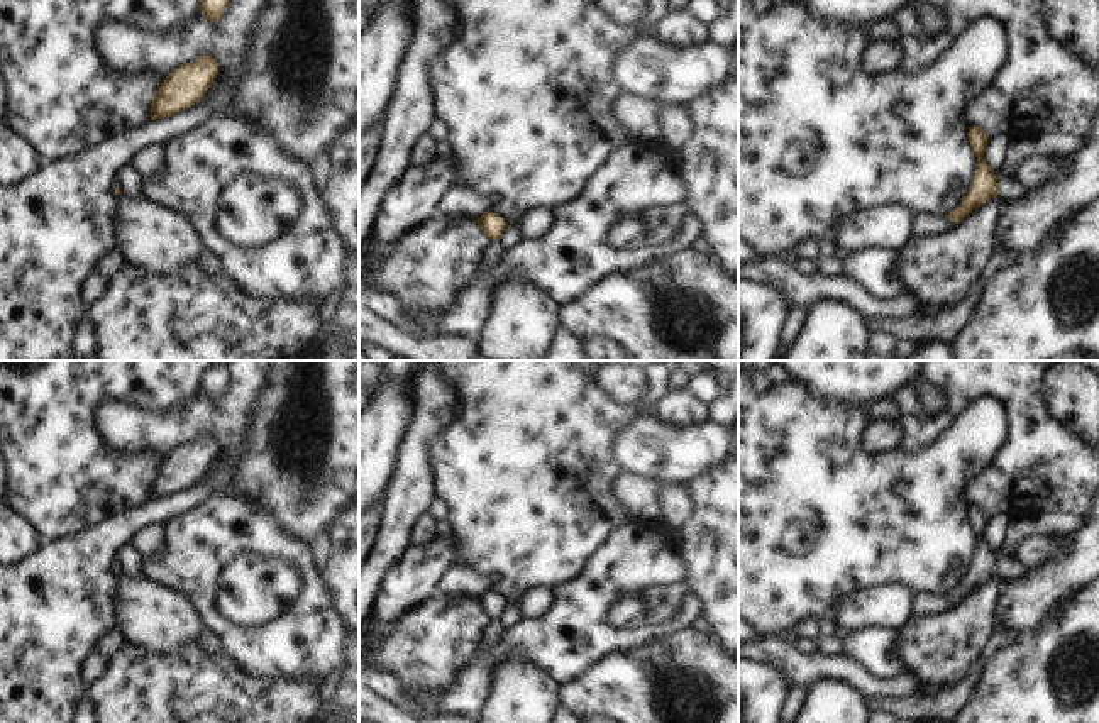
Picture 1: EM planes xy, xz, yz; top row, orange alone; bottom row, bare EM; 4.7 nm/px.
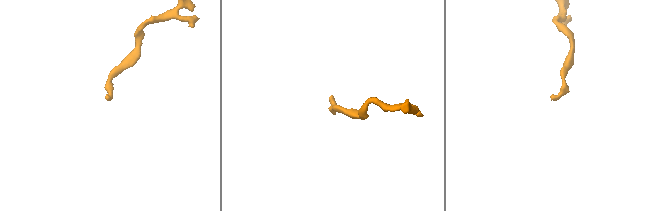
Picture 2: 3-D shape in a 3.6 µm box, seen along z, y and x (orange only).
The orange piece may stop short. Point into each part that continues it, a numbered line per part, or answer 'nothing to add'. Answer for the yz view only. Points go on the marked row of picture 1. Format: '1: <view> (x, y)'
1: yz (1010, 188)

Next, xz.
1: xz (491, 254)

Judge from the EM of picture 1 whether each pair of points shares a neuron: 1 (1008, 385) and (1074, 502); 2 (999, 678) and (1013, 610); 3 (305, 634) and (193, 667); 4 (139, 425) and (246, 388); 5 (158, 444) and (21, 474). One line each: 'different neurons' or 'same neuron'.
1: same neuron
2: different neurons
3: different neurons
4: same neuron
5: different neurons

